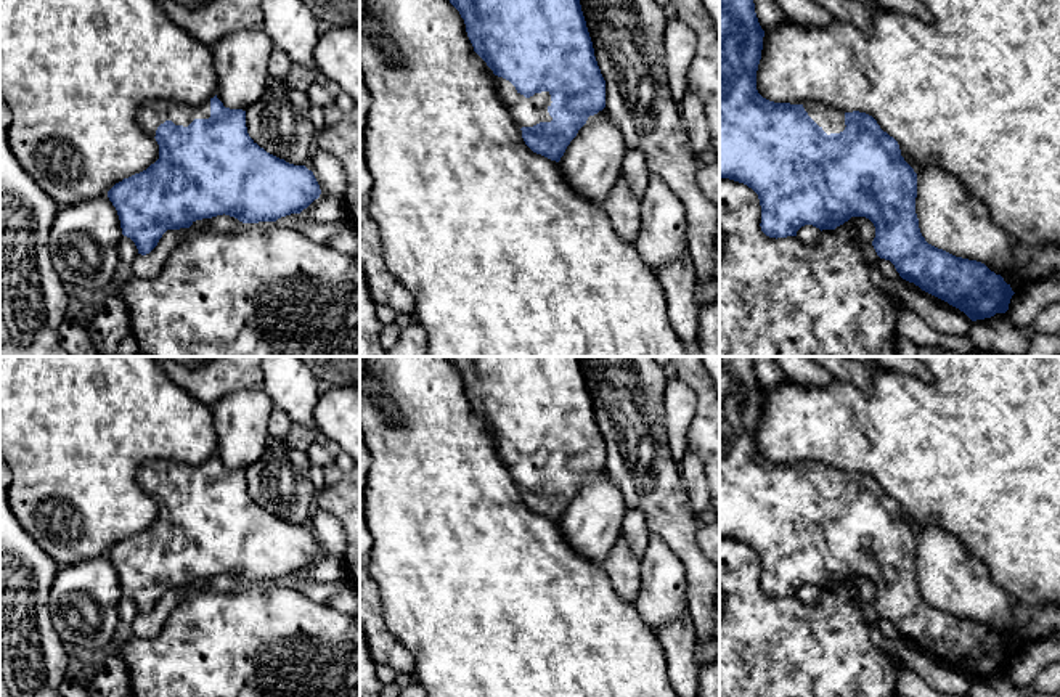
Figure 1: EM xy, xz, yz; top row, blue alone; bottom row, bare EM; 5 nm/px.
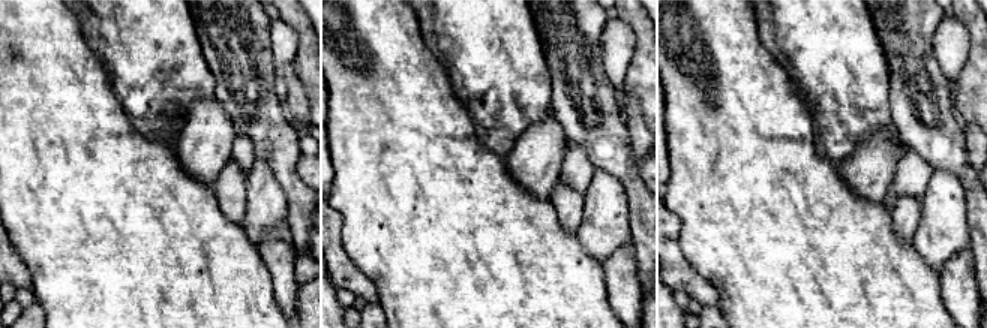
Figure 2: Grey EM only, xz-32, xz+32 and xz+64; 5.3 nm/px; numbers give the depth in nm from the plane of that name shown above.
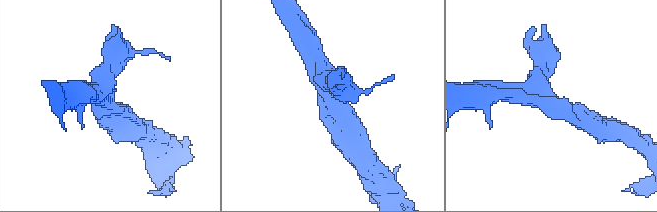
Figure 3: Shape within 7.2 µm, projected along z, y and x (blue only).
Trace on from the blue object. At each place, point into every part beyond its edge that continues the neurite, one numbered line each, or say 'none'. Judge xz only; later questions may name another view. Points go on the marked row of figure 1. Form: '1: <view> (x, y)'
1: xz (527, 111)

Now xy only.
1: xy (153, 113)

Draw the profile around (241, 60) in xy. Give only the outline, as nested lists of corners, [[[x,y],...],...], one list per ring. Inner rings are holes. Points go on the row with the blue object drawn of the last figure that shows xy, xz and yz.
[[[260,27],[244,29],[210,47],[217,72],[217,98],[230,109],[246,111],[270,84],[268,59],[273,45]]]

